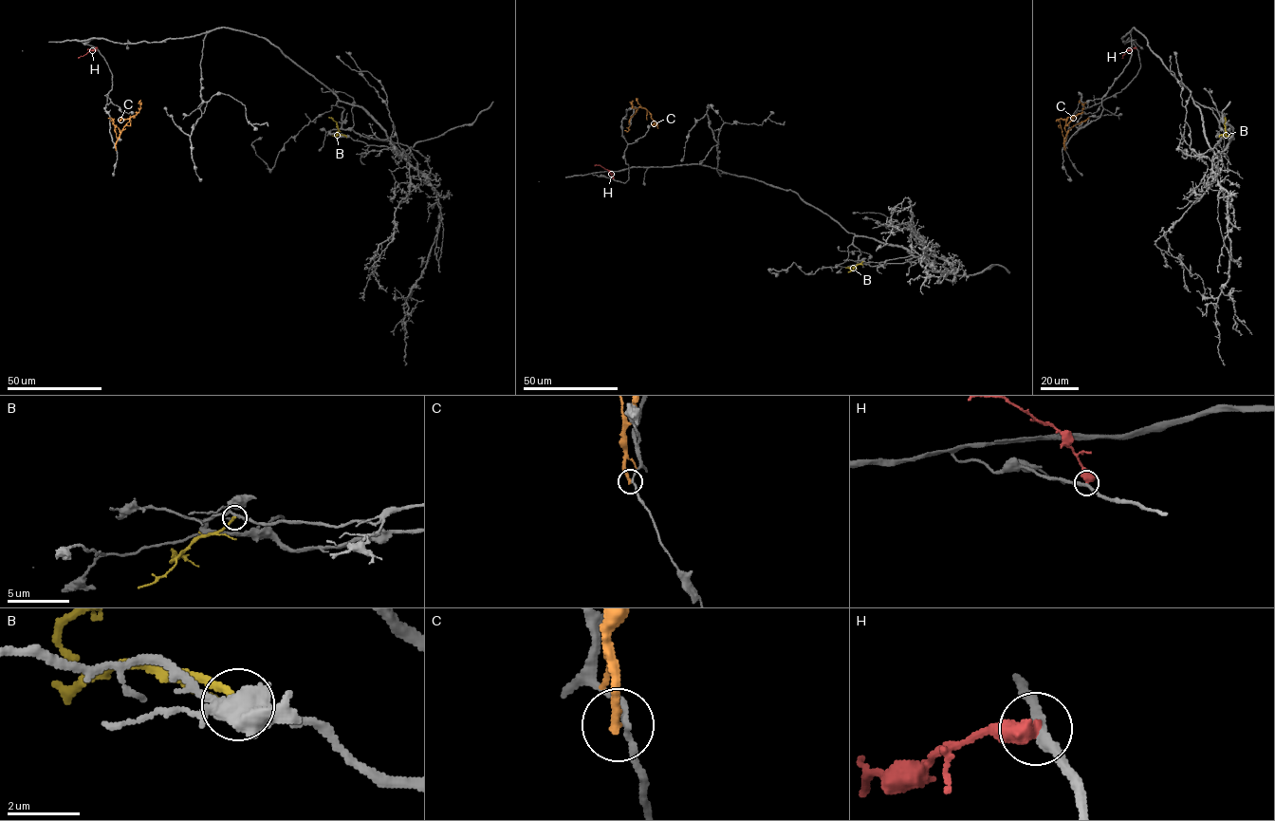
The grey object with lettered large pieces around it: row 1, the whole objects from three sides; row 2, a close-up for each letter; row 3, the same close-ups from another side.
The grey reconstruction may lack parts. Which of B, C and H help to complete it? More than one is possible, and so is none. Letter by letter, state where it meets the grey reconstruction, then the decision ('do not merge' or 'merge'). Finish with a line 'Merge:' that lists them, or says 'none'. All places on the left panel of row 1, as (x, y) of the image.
B: (346, 136) | do not merge
C: (116, 150) | do not merge
H: (96, 47) | do not merge
Merge: none

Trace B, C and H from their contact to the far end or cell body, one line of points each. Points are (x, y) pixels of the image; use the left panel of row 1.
B: (346, 136), (338, 134), (337, 122), (328, 117)
C: (116, 149), (120, 133), (138, 112), (140, 100)
H: (96, 47), (78, 58)

